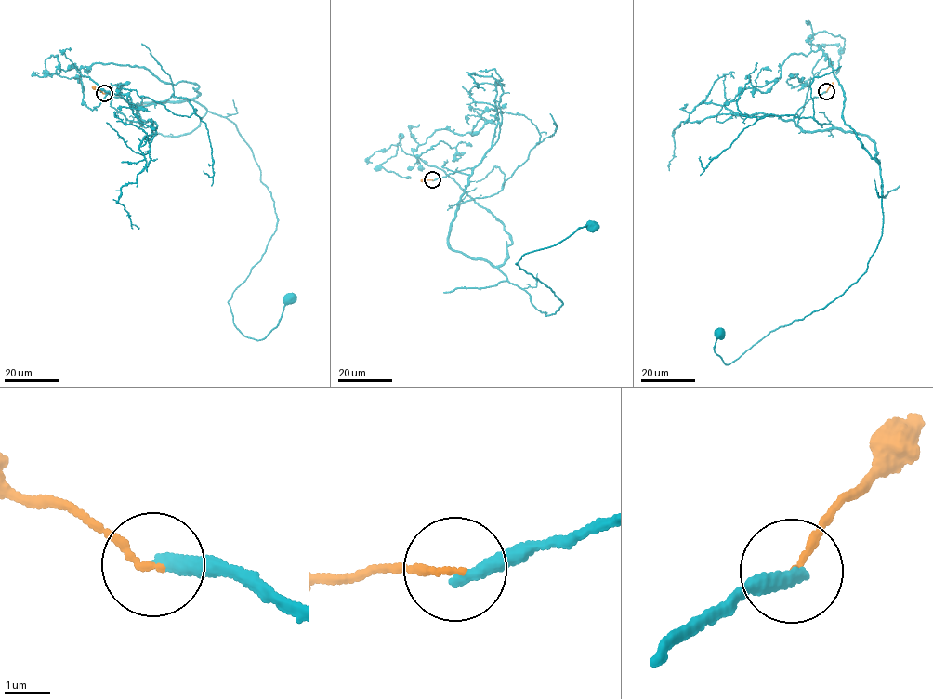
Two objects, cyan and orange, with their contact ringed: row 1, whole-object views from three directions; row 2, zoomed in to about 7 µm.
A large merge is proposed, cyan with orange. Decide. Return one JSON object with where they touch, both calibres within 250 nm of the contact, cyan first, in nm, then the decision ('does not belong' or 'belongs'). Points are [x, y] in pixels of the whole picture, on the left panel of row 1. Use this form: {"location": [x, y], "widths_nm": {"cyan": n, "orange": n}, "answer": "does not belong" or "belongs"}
{"location": [104, 93], "widths_nm": {"cyan": 300, "orange": 150}, "answer": "does not belong"}

